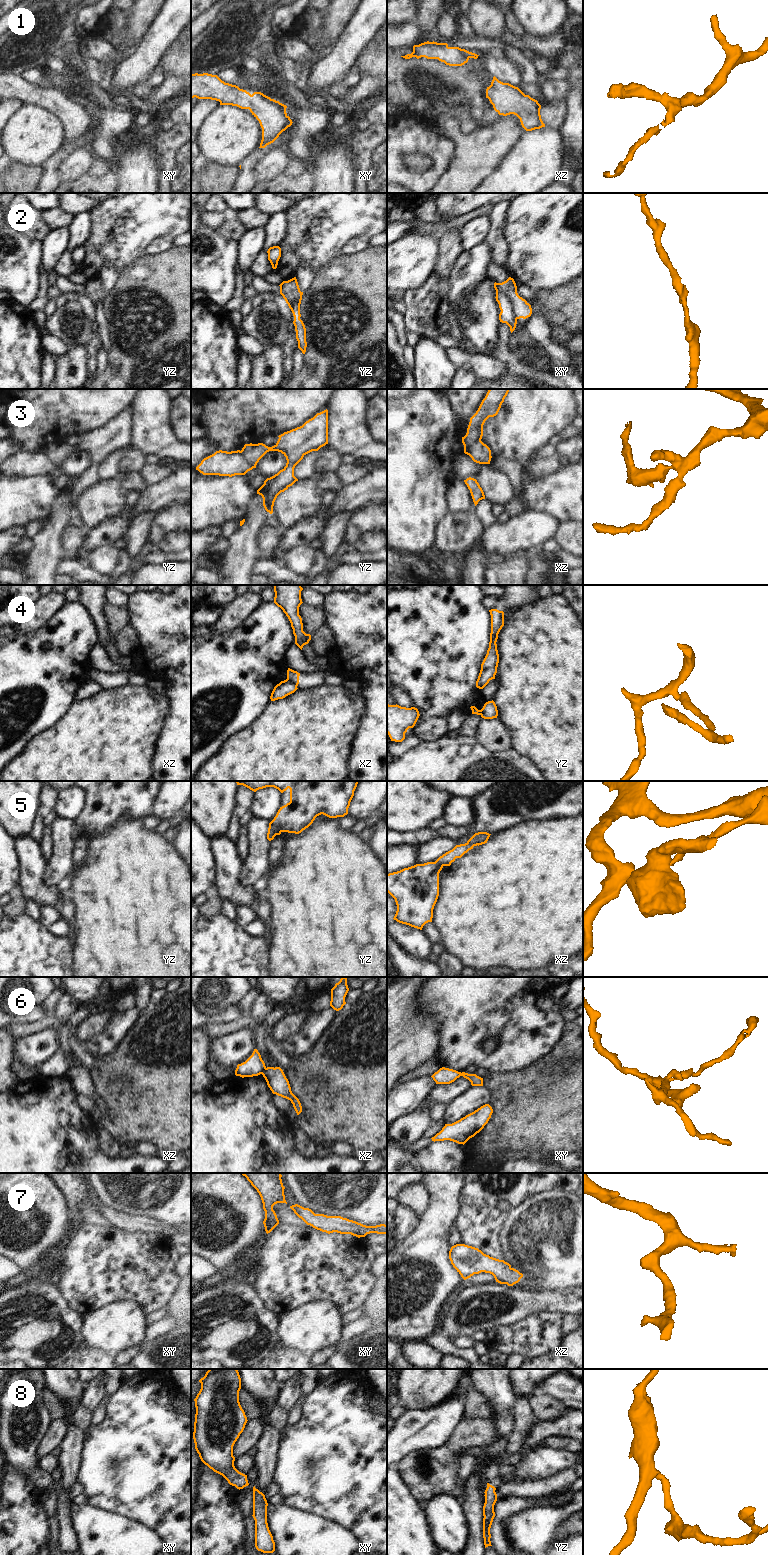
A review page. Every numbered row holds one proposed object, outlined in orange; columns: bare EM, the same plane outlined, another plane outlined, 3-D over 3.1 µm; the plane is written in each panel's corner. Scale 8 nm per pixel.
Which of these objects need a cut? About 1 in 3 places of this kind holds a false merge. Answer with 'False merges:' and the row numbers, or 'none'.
False merges: 3, 4, 5, 6.

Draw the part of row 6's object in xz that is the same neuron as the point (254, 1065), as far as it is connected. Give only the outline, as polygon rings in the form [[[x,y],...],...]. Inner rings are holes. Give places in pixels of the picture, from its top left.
[[[254,1049],[252,1055],[245,1062],[237,1065],[235,1075],[242,1078],[258,1076],[265,1068],[266,1066],[260,1053],[257,1049]]]

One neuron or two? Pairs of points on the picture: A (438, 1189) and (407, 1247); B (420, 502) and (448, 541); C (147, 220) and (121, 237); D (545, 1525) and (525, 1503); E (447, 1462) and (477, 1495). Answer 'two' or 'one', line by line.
A: one
B: two
C: one
D: two
E: two

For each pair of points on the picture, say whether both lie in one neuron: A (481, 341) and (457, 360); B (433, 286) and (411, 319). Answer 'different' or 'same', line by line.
A: different
B: same

